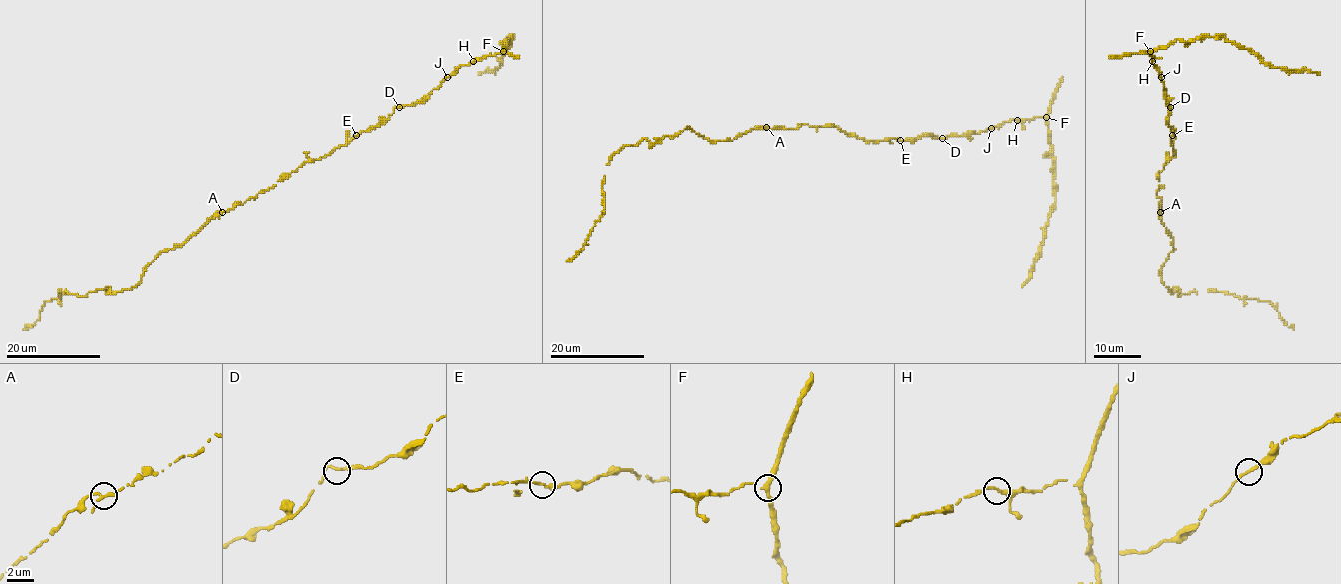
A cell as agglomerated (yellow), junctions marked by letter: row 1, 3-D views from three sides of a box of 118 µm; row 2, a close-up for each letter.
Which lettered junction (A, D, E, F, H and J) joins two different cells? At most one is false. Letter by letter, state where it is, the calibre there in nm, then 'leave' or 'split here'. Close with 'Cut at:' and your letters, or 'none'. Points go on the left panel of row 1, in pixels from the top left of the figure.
A: place (222, 212); calibre 190 nm; leave
D: place (399, 107); calibre 220 nm; leave
E: place (356, 135); calibre 240 nm; leave
F: place (503, 51); calibre 280 nm; leave
H: place (473, 61); calibre 240 nm; leave
J: place (447, 77); calibre 240 nm; leave
Cut at: none

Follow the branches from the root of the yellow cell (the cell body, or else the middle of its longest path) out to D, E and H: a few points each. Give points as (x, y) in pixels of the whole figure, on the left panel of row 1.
D: (295, 171), (303, 162), (328, 155), (362, 132), (381, 125), (394, 108), (399, 107)
E: (295, 171), (303, 162), (317, 160), (345, 146), (356, 135)
H: (295, 171), (303, 162), (328, 155), (362, 132), (381, 125), (396, 106), (422, 102), (461, 66), (473, 61)

